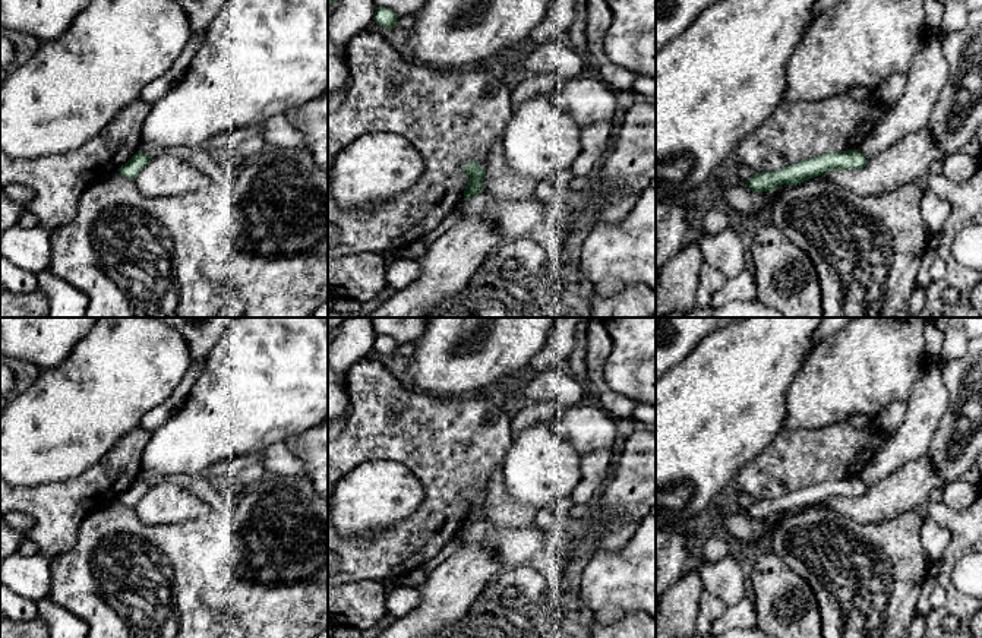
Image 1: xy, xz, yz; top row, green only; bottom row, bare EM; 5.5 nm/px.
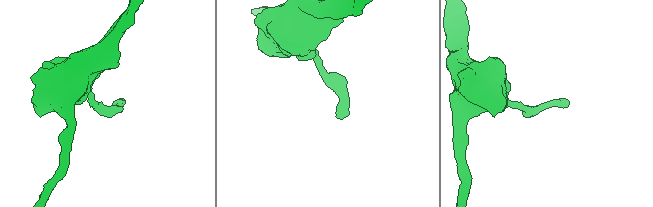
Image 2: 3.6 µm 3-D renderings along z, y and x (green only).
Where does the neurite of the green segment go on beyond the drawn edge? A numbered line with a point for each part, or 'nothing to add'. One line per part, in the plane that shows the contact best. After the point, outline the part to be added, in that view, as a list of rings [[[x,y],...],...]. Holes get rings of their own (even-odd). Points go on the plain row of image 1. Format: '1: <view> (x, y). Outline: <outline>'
nothing to add

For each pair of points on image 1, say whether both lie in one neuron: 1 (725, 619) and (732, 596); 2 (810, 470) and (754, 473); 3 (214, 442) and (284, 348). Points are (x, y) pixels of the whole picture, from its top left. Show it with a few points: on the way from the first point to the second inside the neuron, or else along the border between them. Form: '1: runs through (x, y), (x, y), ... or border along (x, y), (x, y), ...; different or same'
1: border along (744, 596), (728, 606); different
2: runs through (796, 470), (767, 473); same
3: runs through (226, 419), (272, 372); same

